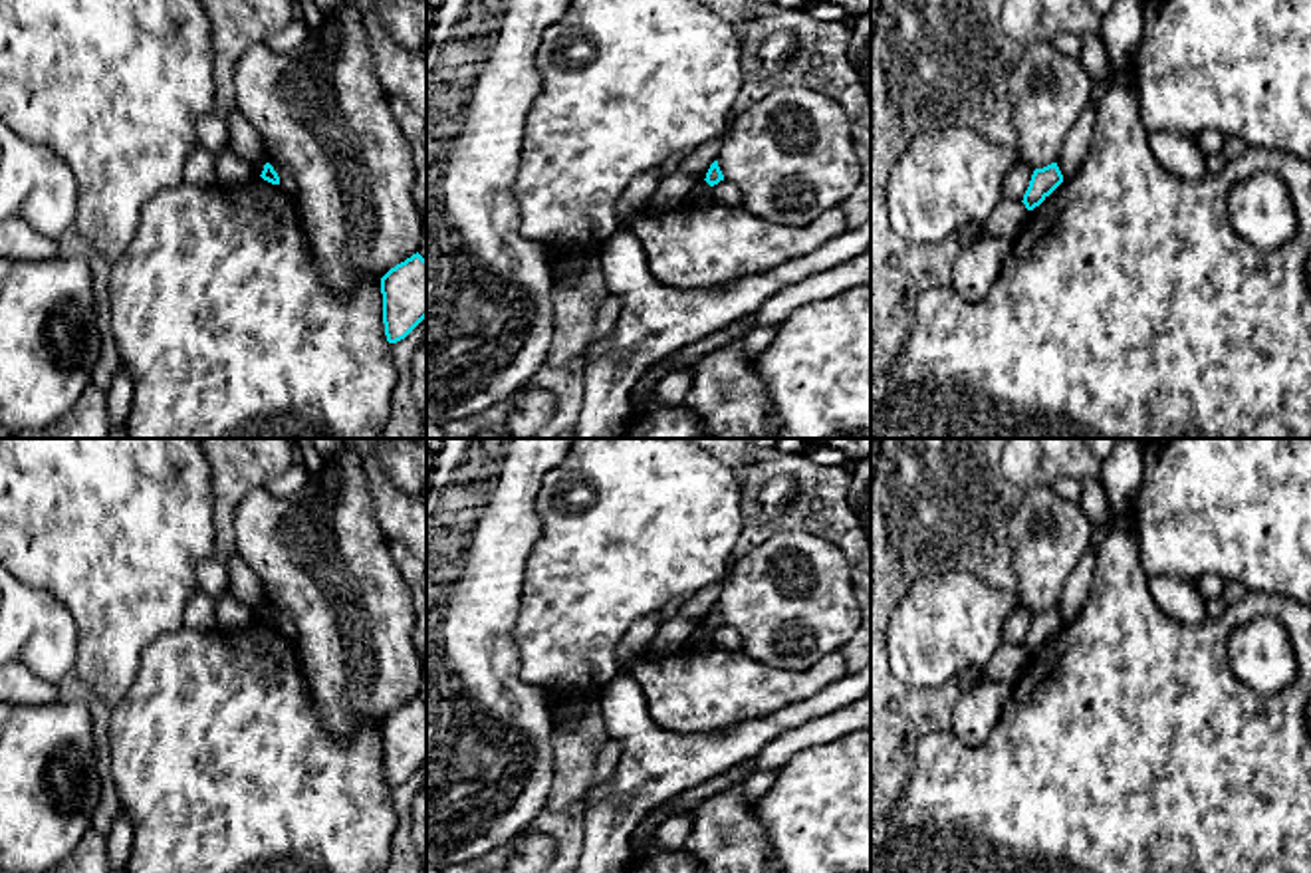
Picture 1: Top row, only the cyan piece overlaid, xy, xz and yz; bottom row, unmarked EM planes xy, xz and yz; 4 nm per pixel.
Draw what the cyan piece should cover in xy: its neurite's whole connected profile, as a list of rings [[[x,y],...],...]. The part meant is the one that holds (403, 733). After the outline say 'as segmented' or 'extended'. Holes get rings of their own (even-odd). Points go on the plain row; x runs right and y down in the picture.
[[[417,696],[381,722],[389,788],[405,784],[426,762],[426,704]]]; as segmented

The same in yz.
[[[1051,607],[1043,613],[1035,613],[1029,625],[1029,631],[1023,639],[1023,649],[1027,655],[1039,651],[1059,629],[1063,627],[1063,619],[1057,607]]]; as segmented

